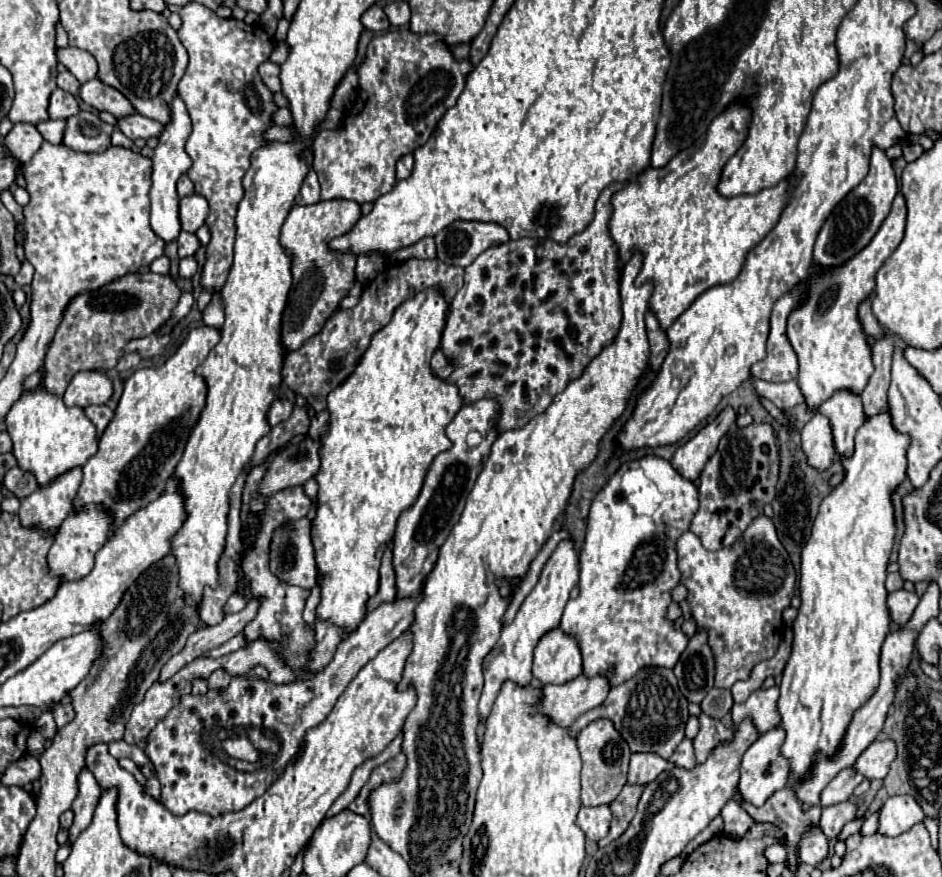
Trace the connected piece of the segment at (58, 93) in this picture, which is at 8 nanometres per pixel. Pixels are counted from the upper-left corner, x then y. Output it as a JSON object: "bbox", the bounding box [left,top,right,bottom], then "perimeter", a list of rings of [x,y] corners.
{"bbox":[49,89,79,119],"perimeter":[[[55,89],[51,93],[51,99],[49,99],[49,117],[51,119],[67,119],[77,113],[79,113],[79,105],[71,93],[63,89]]]}

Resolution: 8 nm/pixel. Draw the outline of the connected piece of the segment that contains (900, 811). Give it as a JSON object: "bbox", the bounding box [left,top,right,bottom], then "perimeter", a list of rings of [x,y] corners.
{"bbox":[879,795,925,837],"perimeter":[[[895,795],[881,809],[879,833],[895,837],[911,829],[915,823],[921,823],[923,817],[925,813],[915,799],[909,799],[909,795]]]}

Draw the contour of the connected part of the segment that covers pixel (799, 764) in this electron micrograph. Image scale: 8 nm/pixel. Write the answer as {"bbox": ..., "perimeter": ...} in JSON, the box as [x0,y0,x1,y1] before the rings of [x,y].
{"bbox":[779,409,909,779],"perimeter":[[[889,409],[867,417],[865,425],[855,435],[853,455],[839,455],[845,477],[843,481],[821,501],[817,519],[811,535],[801,551],[801,579],[799,597],[801,607],[793,623],[793,645],[791,657],[781,679],[779,697],[779,727],[785,729],[787,737],[781,747],[783,757],[791,761],[791,777],[799,779],[809,773],[813,755],[823,751],[833,755],[839,741],[853,717],[853,711],[861,707],[879,683],[879,651],[889,633],[889,611],[885,605],[887,589],[887,565],[895,541],[895,509],[893,493],[907,477],[905,451],[909,449],[909,435],[897,431],[891,423]]]}

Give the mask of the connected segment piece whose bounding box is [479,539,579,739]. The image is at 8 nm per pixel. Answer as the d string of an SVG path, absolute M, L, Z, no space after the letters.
M565 539L557 545L557 549L553 551L553 555L549 557L549 561L545 563L539 583L533 587L533 591L525 597L525 601L521 603L515 619L511 625L507 625L501 633L499 643L493 647L493 651L485 657L483 663L483 675L485 675L485 687L481 693L481 701L479 701L479 713L481 713L481 723L479 723L479 739L483 737L485 731L485 717L491 711L491 705L501 689L501 683L505 679L515 681L517 685L527 685L533 679L531 673L531 661L533 661L533 649L537 645L537 641L541 639L543 633L555 629L561 621L565 603L569 599L571 589L579 583L579 555L575 551L575 543L571 539Z

